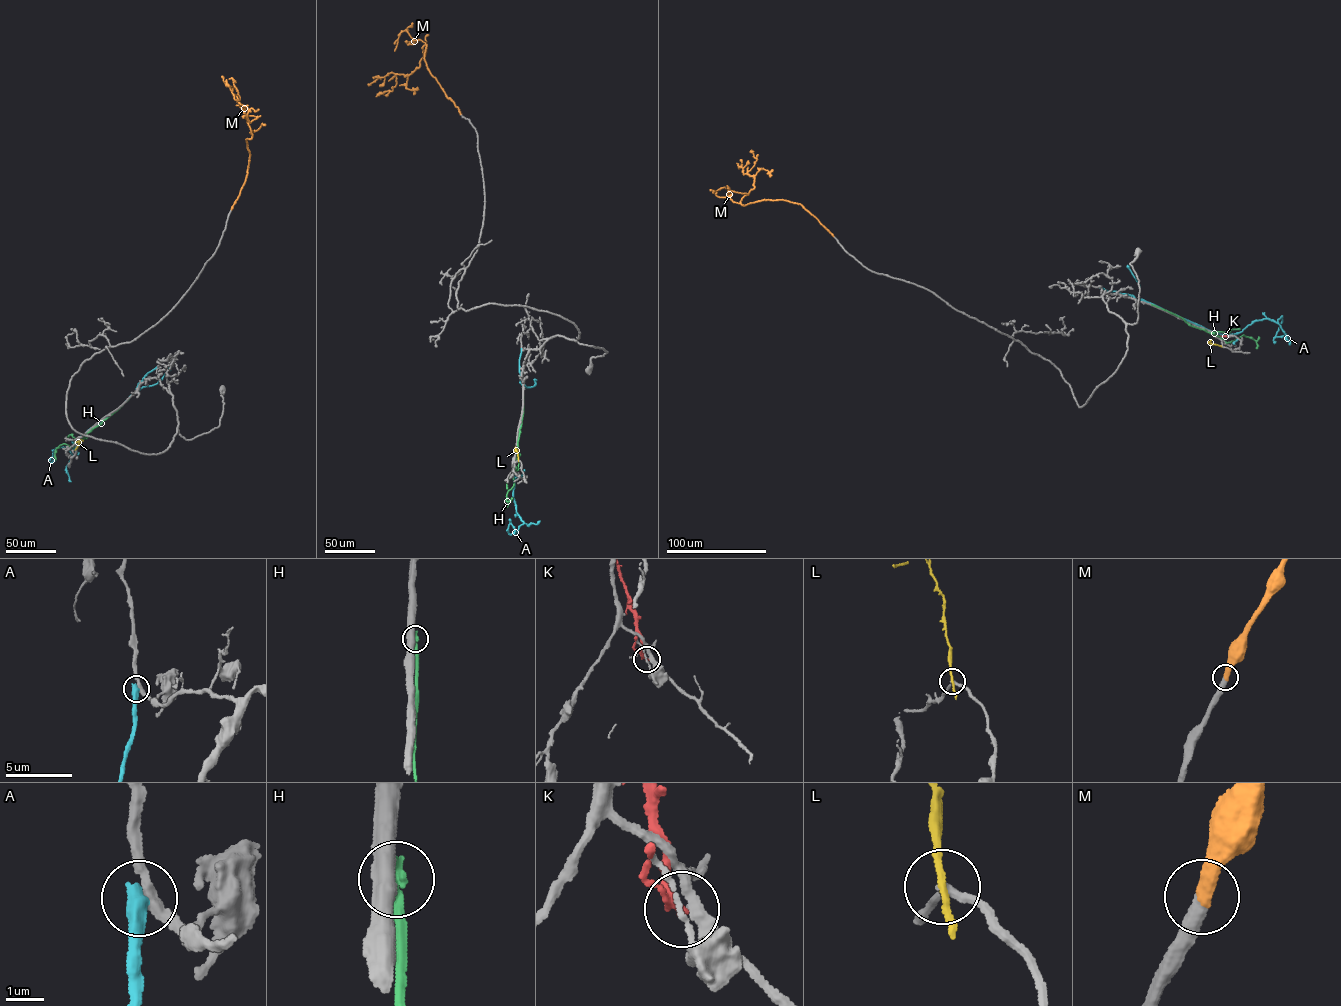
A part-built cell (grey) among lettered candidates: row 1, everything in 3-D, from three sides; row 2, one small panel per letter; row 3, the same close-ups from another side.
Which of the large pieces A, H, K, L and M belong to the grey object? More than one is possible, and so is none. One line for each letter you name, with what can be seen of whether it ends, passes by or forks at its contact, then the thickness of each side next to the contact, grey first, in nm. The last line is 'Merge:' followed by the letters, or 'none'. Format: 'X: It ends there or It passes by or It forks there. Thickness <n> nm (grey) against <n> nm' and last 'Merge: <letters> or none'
M: It ends there. Thickness 400 nm (grey) against 400 nm
Merge: M

